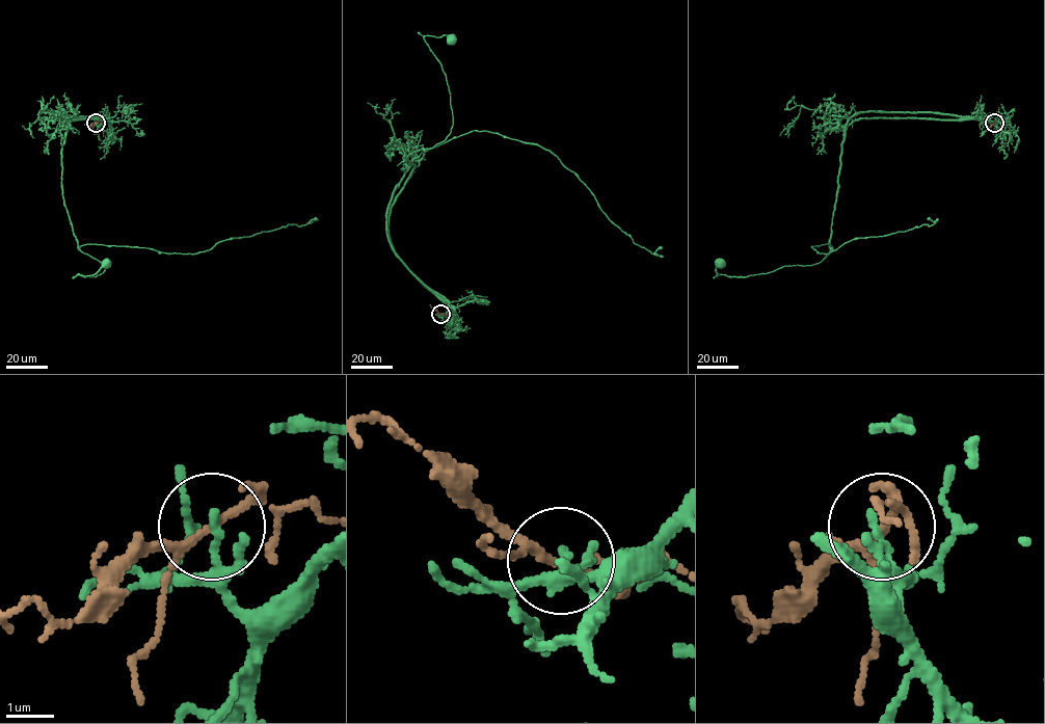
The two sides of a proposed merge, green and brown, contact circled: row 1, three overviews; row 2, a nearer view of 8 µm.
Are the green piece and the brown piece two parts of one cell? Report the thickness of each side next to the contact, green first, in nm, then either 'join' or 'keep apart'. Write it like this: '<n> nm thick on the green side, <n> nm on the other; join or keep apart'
160 nm thick on the green side, 130 nm on the other; keep apart

